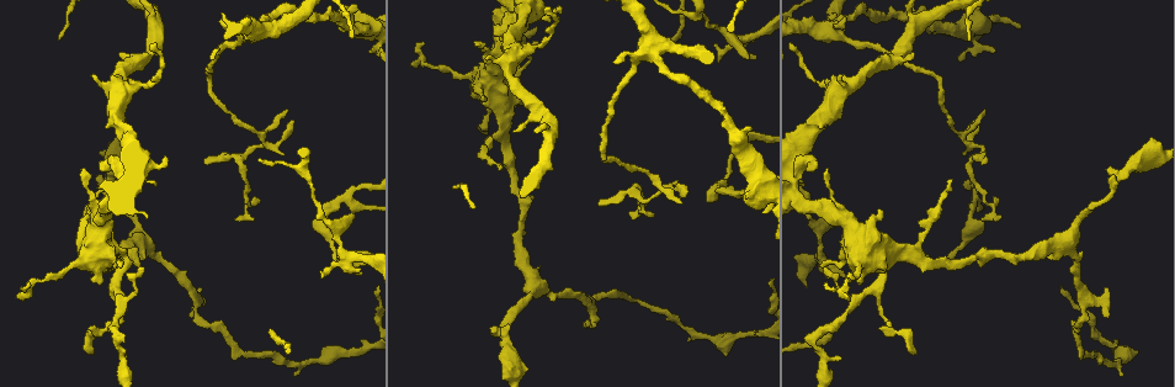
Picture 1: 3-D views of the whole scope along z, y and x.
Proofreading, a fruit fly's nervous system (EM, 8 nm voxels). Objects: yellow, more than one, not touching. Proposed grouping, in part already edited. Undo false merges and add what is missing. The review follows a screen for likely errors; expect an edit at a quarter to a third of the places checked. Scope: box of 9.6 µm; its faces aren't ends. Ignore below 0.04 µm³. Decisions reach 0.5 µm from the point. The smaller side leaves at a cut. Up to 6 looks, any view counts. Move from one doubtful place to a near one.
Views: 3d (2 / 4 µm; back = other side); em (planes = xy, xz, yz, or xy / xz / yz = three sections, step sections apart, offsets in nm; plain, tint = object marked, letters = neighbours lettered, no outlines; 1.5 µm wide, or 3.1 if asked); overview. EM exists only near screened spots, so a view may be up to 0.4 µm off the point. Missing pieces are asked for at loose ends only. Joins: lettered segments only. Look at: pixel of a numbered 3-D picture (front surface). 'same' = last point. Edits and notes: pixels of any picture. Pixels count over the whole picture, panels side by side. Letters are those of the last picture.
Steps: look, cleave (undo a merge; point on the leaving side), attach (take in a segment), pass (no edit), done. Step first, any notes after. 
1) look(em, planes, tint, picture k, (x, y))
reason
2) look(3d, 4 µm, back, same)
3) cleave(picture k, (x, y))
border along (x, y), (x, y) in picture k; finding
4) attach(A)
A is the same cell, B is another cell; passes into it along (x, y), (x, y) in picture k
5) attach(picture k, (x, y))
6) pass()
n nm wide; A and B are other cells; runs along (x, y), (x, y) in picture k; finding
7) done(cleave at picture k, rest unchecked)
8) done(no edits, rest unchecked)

look(3d, 2 µm, picture 1, (130, 268))
thick end

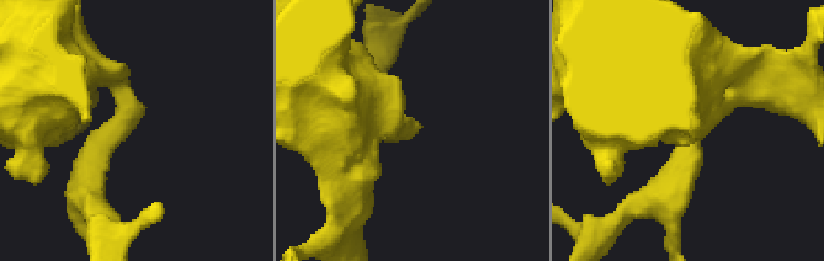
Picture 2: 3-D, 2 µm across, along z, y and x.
look(em, xy, step 4, letters, picture 2, (410, 129))
shape alone is not enough

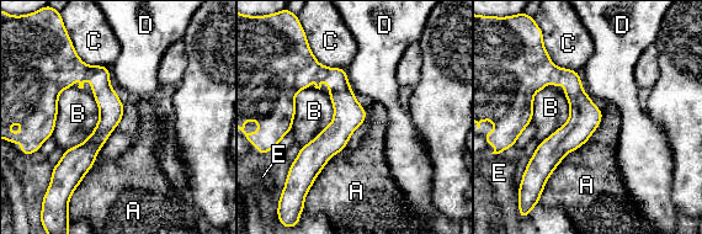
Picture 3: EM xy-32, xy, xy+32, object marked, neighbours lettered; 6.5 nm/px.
look(em, planes, letters, same)
another direction

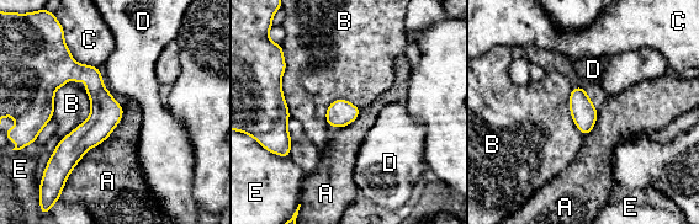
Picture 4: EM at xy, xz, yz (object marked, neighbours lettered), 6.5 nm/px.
pass()
A, B, C, D and E are other cells; runs along (38, 108), (62, 76), (83, 76), (120, 112) in picture 4; no lettered segment goes on from it

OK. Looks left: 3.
look(em, planes, tint, picture 1, (305, 173))
sharp bend

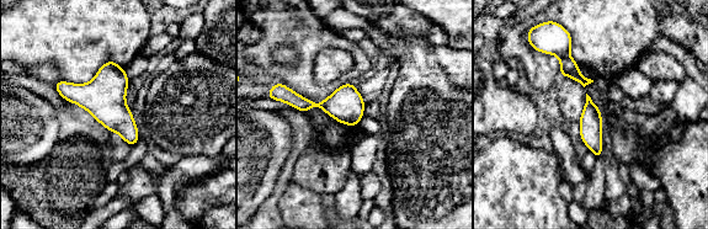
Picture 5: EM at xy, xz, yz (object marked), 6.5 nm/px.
look(em, planes, letters, same)

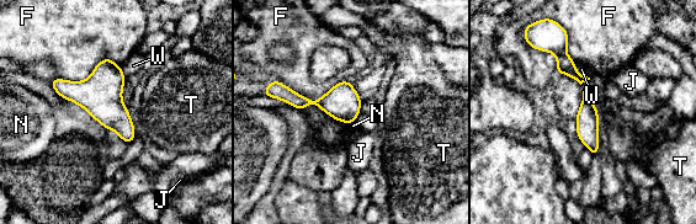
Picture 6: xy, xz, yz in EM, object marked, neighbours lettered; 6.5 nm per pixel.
pass()
F, J, N, T and W are other cells; all the same neuron

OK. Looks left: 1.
done(no edits, rest unchecked)

